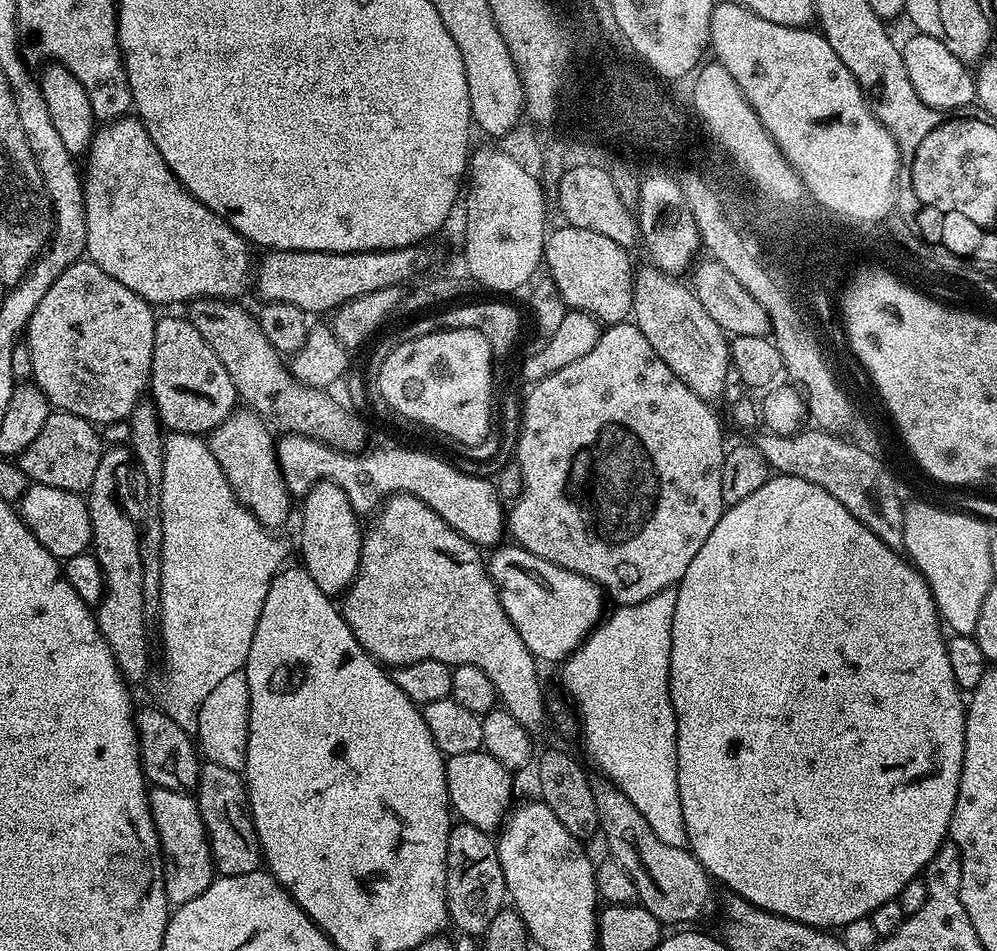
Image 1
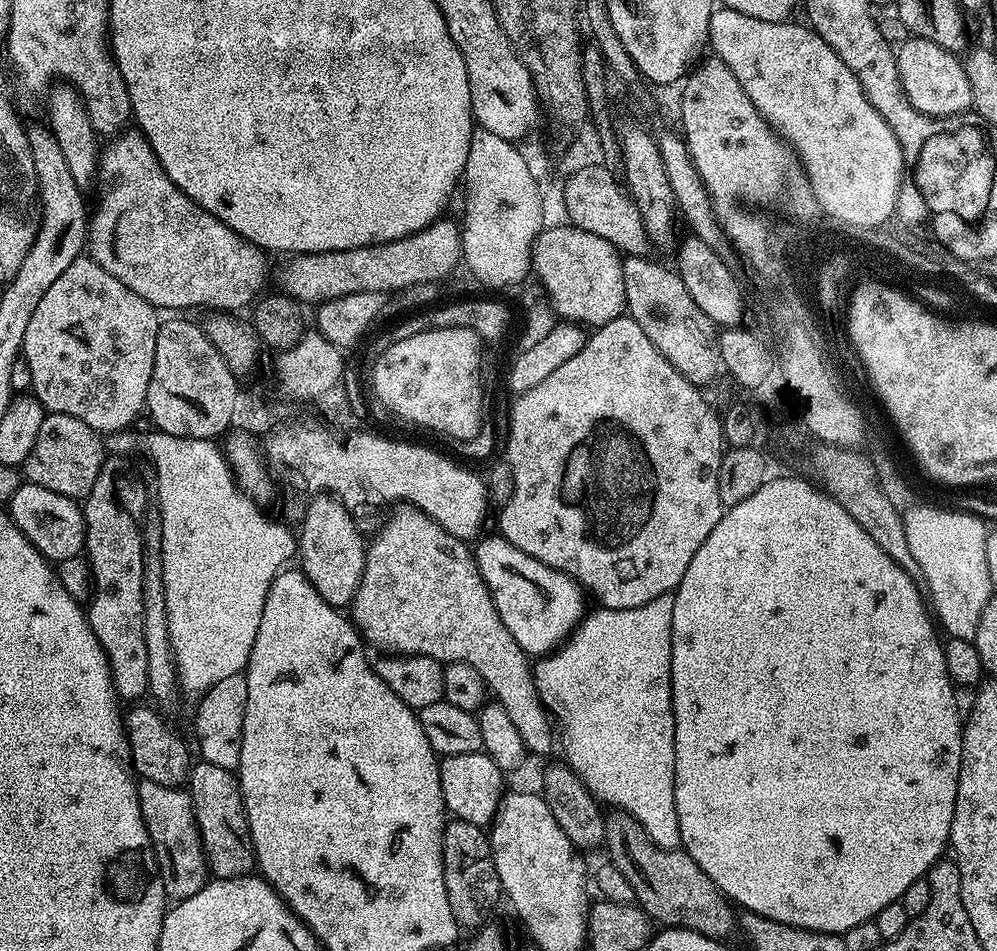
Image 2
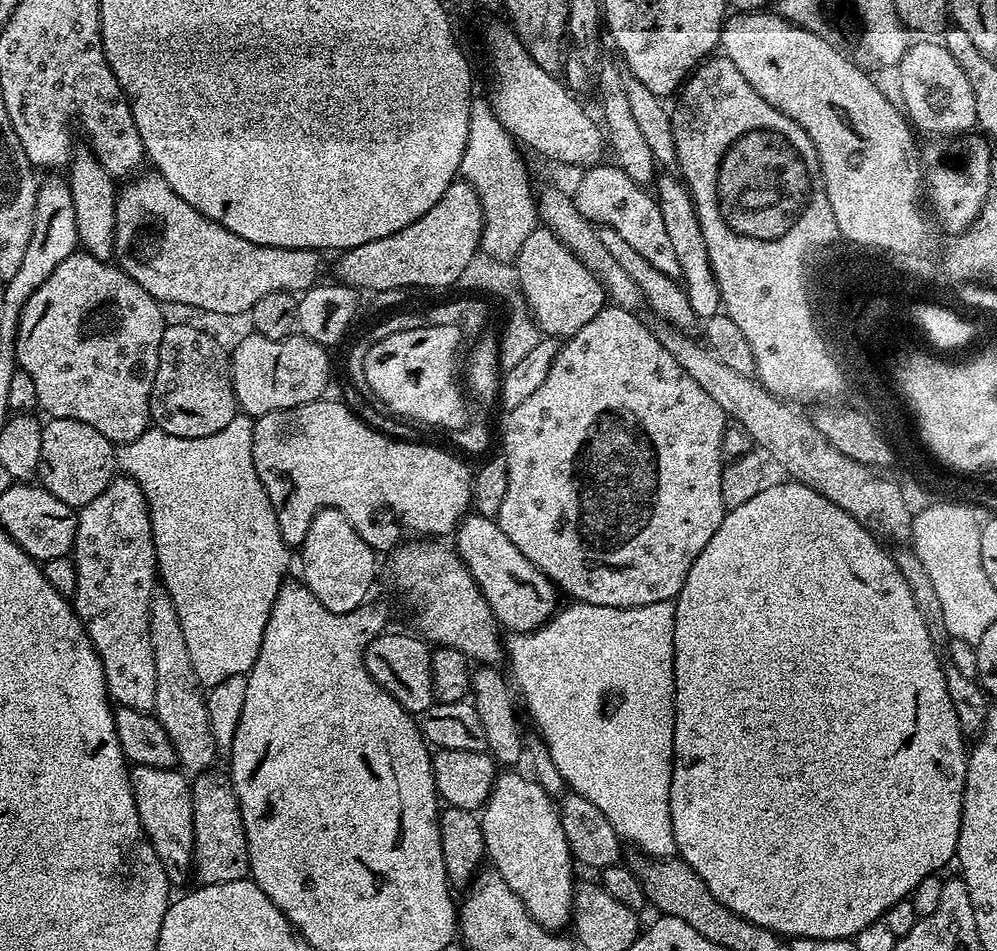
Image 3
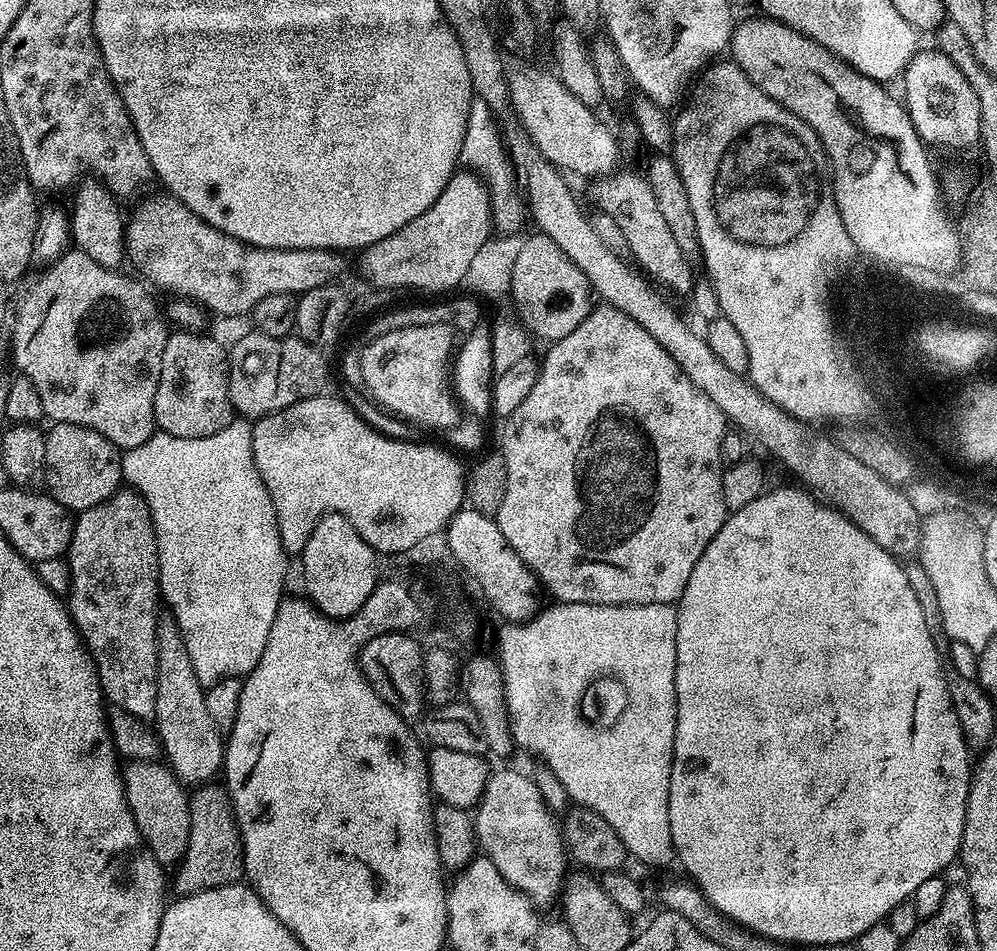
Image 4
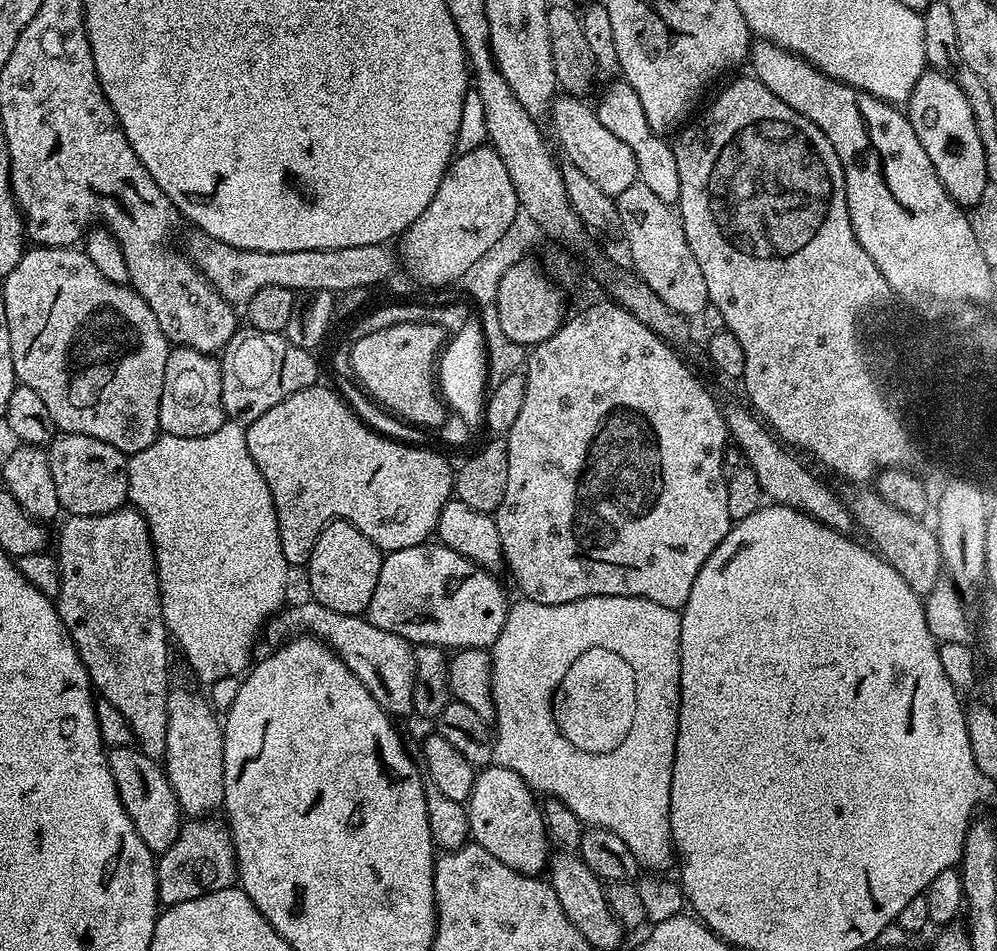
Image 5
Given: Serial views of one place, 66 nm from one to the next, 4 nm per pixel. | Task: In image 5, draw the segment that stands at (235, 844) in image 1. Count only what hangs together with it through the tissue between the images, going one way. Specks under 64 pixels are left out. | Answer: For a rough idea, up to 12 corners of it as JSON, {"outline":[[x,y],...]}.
{"outline":[[192,818],[159,853],[161,905],[237,883],[227,823]]}

